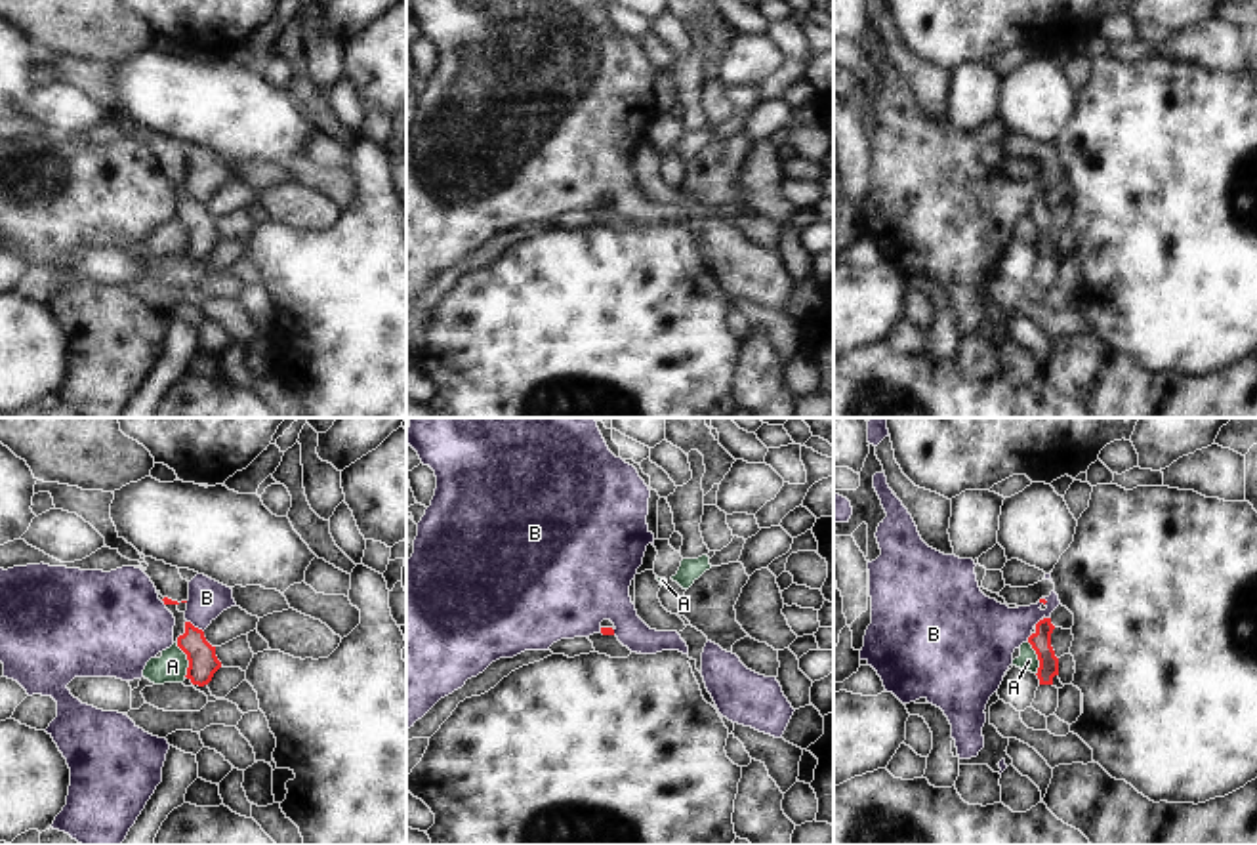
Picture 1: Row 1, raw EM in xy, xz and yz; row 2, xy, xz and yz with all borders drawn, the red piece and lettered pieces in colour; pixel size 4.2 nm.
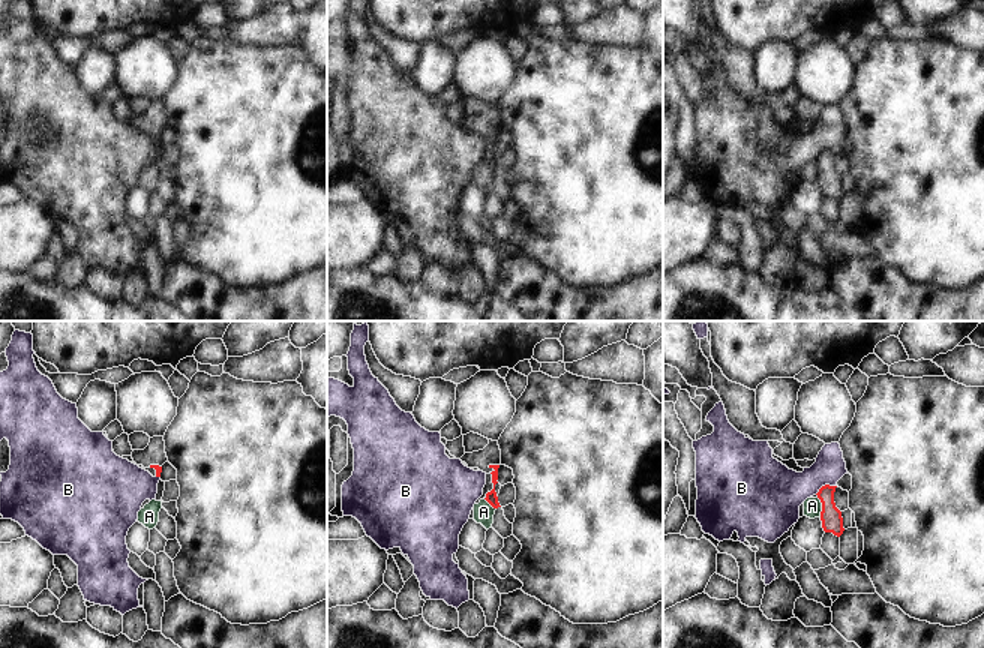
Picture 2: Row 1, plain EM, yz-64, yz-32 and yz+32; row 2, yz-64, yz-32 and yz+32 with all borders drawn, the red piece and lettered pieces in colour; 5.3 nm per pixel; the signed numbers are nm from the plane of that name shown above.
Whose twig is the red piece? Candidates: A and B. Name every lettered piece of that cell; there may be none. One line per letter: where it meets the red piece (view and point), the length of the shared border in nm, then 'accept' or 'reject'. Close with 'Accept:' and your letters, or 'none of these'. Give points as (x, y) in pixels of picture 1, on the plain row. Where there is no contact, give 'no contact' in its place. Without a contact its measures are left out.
A: meets red in xy at (187, 231); contact 150 nm long; reject
B: meets red in xy at (193, 199); contact 90 nm long; reject
Accept: none of these

